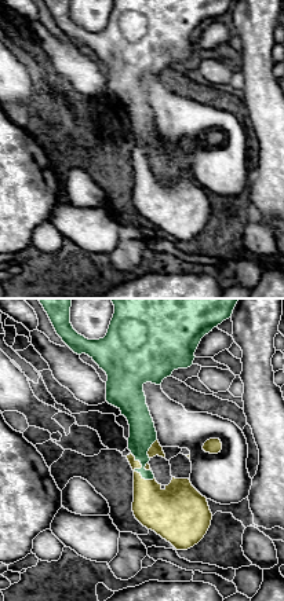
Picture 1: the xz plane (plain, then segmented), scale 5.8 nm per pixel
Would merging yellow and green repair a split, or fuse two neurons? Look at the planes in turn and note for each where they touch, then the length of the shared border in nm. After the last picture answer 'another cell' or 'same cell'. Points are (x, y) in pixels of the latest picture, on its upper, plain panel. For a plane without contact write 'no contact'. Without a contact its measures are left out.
(138, 160) | 220 nm

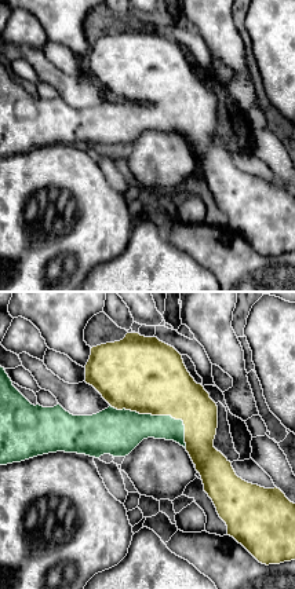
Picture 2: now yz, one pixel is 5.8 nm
(160, 106) | 500 nm

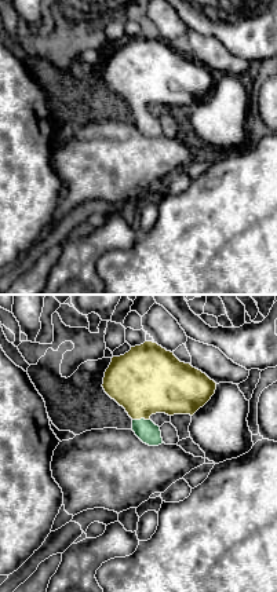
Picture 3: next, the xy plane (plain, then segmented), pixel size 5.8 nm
(141, 109) | 100 nm

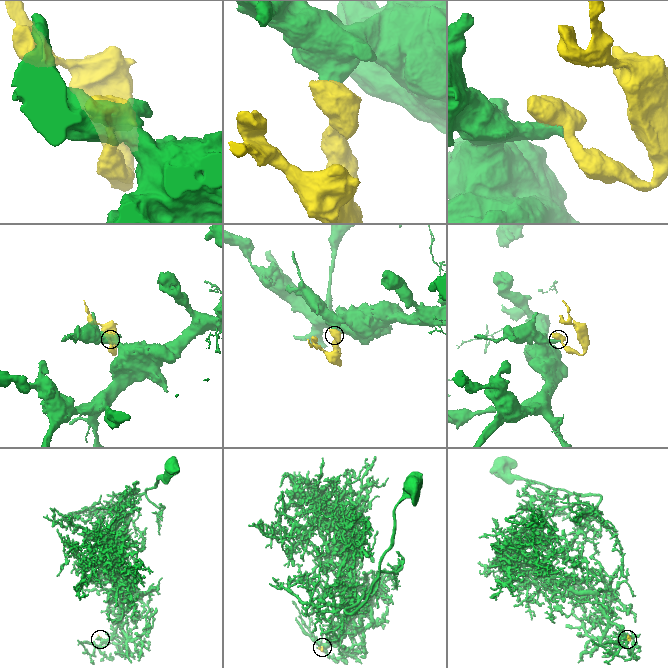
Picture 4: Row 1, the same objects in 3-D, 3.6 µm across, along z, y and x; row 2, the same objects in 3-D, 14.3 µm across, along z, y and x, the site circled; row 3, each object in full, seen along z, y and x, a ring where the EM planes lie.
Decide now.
same cell

